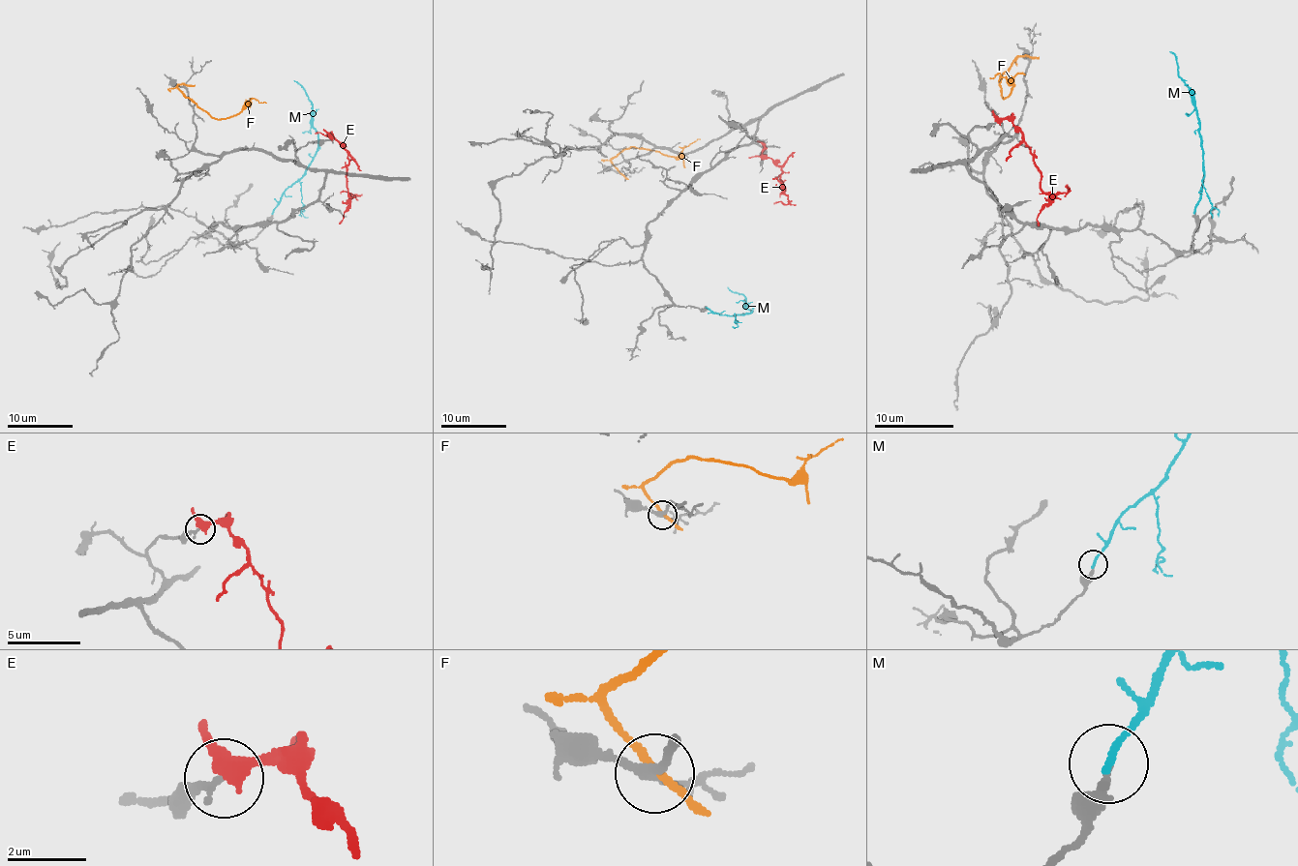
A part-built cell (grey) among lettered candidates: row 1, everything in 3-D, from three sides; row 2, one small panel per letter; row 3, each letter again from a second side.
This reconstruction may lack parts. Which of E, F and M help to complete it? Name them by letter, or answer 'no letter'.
no letter

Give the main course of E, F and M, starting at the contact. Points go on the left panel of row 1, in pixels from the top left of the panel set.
E: (330, 138), (330, 134), (348, 155), (348, 194), (349, 197), (354, 195), (345, 191), (340, 194)
F: (186, 84), (178, 86), (212, 117), (226, 118), (243, 108), (252, 99), (266, 103)
M: (273, 212), (280, 197), (302, 176), (317, 150), (312, 103), (294, 81)

